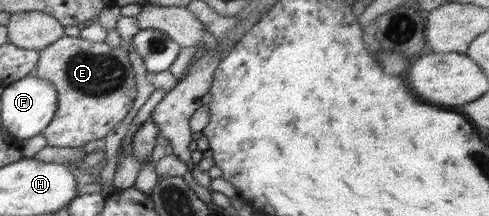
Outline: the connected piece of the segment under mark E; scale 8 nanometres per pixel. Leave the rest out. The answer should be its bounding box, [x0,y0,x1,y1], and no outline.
[31,36,137,149]

